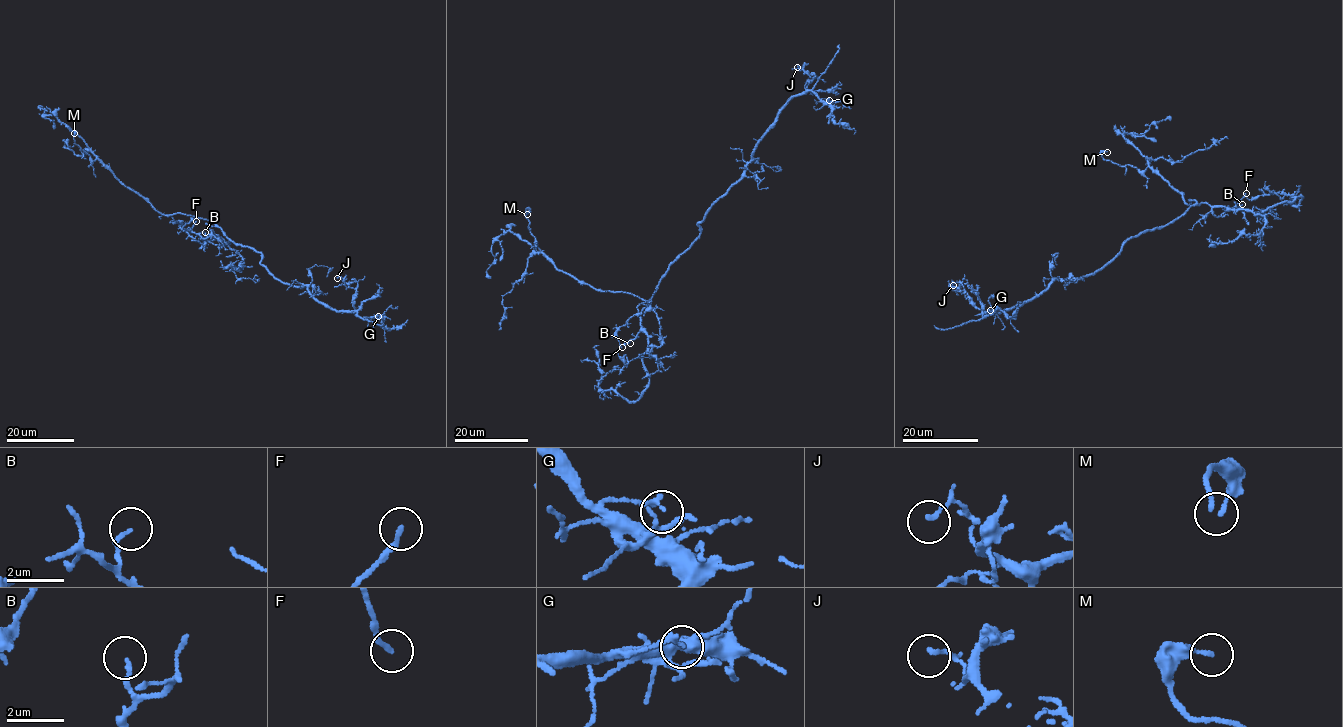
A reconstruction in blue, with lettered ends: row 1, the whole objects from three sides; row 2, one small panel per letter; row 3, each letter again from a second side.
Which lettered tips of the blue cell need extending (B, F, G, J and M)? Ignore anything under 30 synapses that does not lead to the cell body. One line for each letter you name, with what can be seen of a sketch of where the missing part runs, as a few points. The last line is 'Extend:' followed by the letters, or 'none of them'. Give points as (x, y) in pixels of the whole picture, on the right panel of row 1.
Extend: none of them

